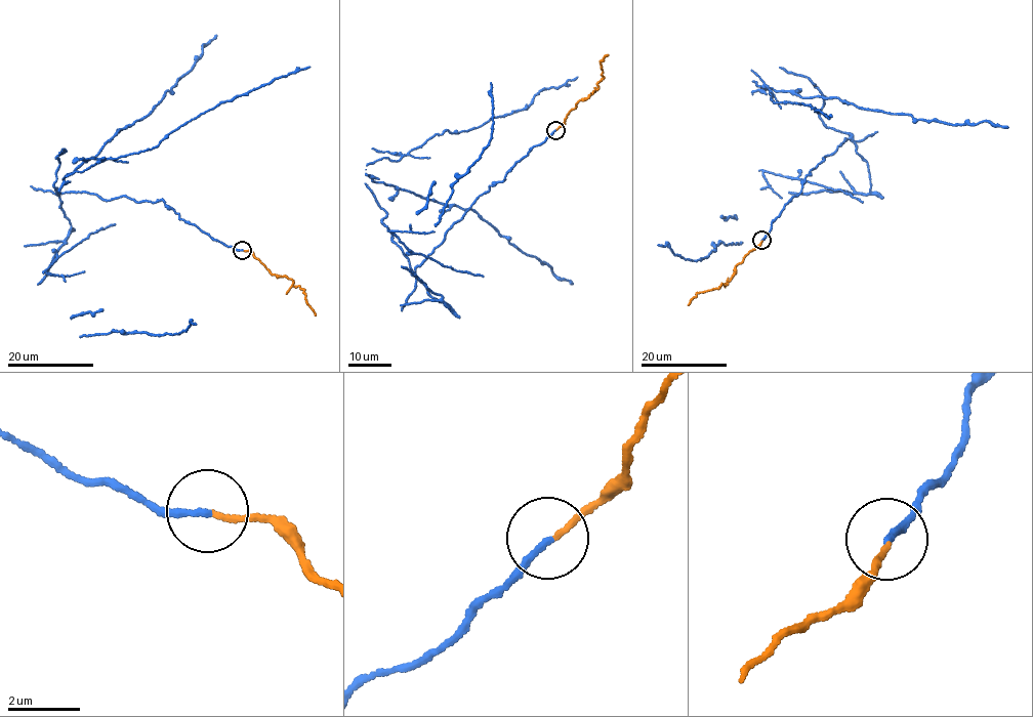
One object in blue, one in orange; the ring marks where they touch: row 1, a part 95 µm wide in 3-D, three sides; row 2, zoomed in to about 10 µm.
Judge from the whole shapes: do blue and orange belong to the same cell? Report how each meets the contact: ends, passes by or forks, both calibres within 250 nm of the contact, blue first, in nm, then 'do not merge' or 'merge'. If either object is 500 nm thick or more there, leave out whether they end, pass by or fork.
blue ends; orange ends; calibres 170 and 150 nm; do not merge

